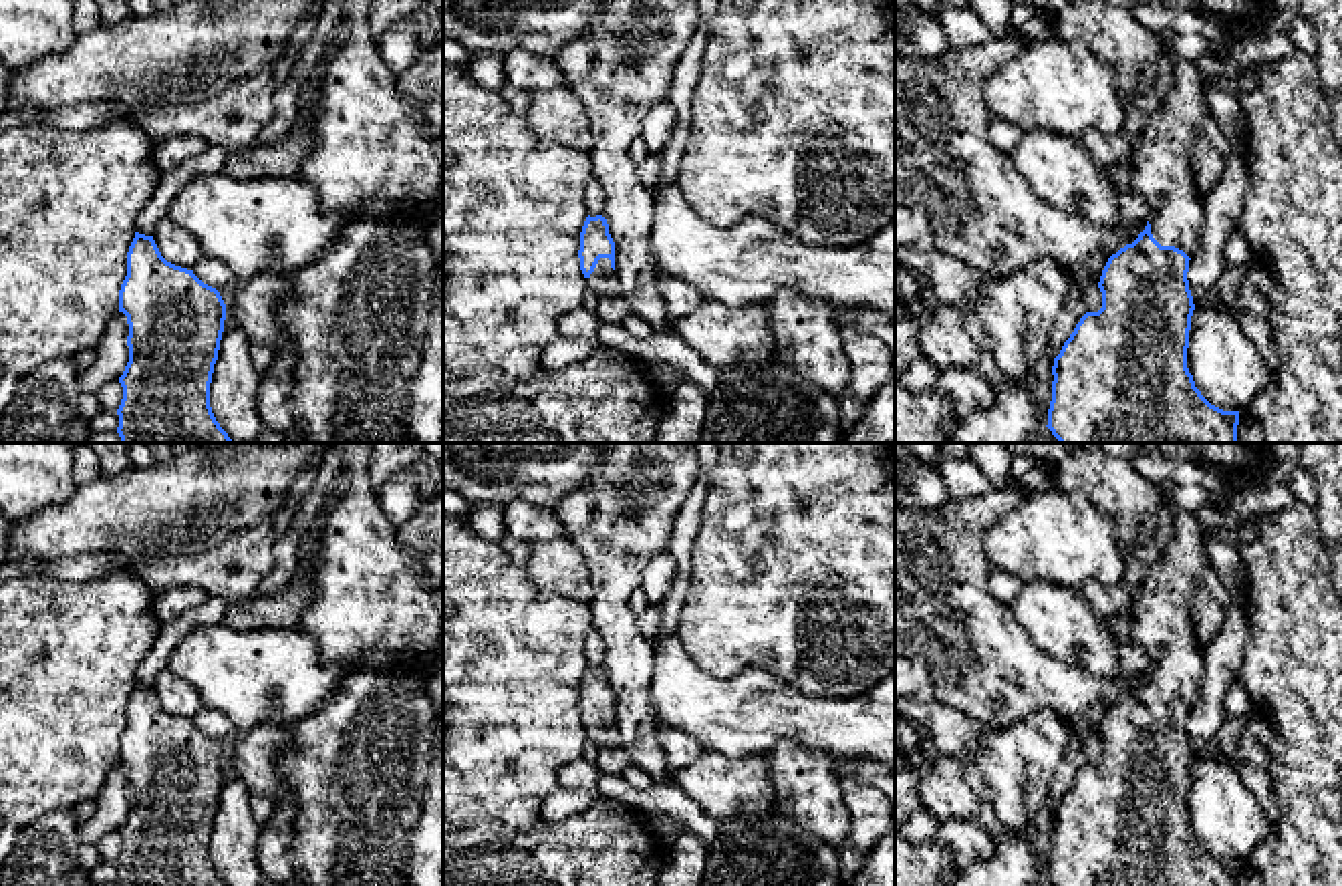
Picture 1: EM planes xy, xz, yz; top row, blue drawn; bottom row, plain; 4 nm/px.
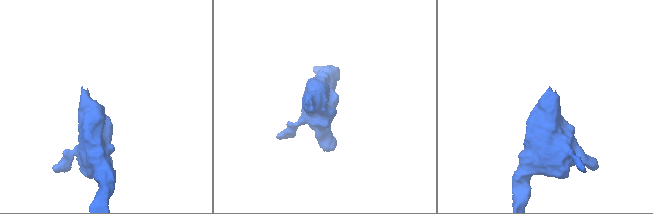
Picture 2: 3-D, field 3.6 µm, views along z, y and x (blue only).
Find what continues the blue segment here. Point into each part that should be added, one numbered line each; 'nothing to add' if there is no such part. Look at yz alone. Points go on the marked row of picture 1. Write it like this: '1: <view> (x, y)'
1: yz (1163, 168)

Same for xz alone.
1: xz (603, 280)

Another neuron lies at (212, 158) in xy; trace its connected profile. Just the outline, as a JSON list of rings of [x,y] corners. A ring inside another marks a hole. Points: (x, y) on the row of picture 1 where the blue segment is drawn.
[[[208,145],[185,167],[159,175],[151,199],[141,207],[135,219],[135,232],[153,236],[155,228],[167,217],[169,205],[181,193],[189,179],[222,173],[230,151],[218,145]]]

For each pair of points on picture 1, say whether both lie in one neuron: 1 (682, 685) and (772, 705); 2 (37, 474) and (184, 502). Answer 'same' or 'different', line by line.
1: same
2: different

